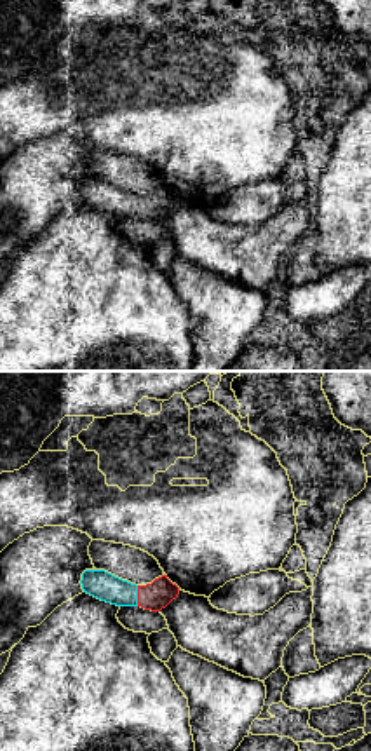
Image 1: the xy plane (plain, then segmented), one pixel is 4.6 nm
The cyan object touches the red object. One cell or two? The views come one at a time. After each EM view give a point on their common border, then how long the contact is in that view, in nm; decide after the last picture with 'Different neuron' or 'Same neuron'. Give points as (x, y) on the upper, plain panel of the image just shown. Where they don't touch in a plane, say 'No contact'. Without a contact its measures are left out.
Touches cyan at (136, 206). Shared border 100 nm

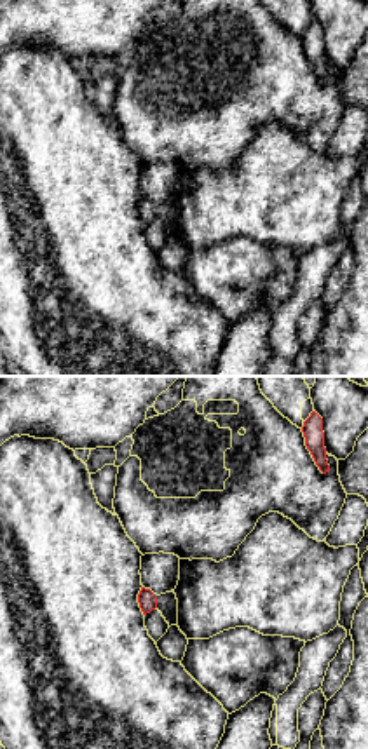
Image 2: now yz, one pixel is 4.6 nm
No contact

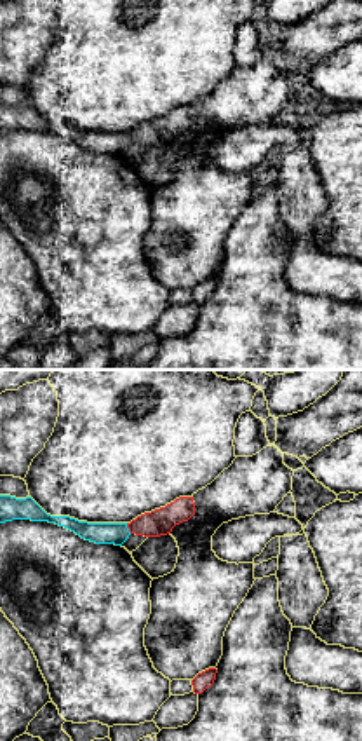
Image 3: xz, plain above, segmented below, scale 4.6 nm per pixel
Touches cyan at (127, 138). Shared border 50 nm

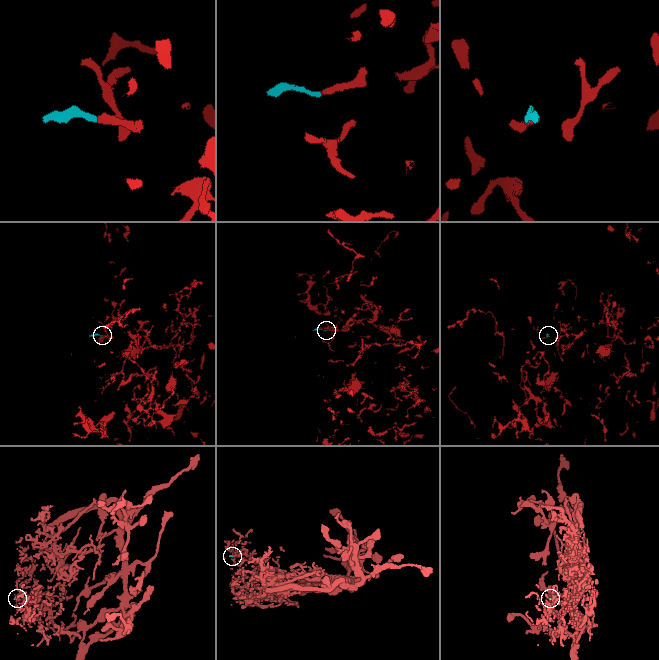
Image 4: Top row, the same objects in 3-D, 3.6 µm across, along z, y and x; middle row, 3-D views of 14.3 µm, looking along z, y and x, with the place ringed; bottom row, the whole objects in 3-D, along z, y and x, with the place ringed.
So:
Same neuron

